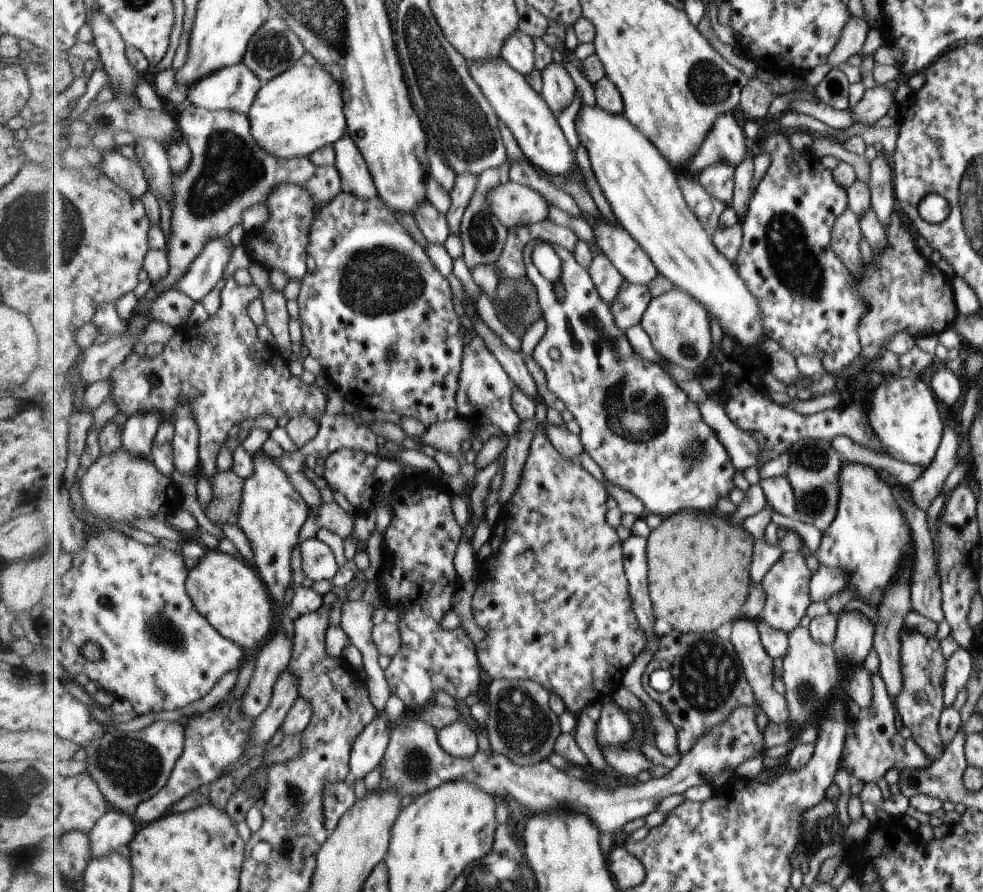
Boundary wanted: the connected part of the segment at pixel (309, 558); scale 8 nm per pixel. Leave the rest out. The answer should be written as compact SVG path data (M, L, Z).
M319 537L309 538L300 543L299 547L305 576L315 582L327 580L331 583L340 567L334 550Z

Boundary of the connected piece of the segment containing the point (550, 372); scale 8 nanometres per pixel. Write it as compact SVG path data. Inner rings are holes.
M531 241L525 247L524 262L528 278L538 292L547 332L537 344L533 358L545 372L548 390L565 404L578 423L585 452L601 467L608 482L635 495L649 512L664 519L683 510L718 512L719 500L728 497L735 488L737 468L731 462L727 448L719 442L718 434L703 420L698 403L690 399L671 374L659 364L643 358L631 346L626 332L615 320L612 306L599 294L590 270L577 262L573 252L565 247L556 247L559 258L563 260L561 282L565 286L565 298L559 298L553 284L533 262L532 252L537 243ZM551 348L557 348L561 358L551 360L547 353Z

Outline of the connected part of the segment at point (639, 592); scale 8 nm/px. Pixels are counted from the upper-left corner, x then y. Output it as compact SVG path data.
M632 535L623 543L624 567L630 582L631 598L633 598L635 614L642 624L647 640L657 642L661 636L655 632L656 614L649 592L648 539Z

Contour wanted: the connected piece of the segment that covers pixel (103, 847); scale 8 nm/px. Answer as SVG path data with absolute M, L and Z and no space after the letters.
M111 808L90 830L91 857L103 858L115 850L124 850L135 840L141 825L134 816Z

